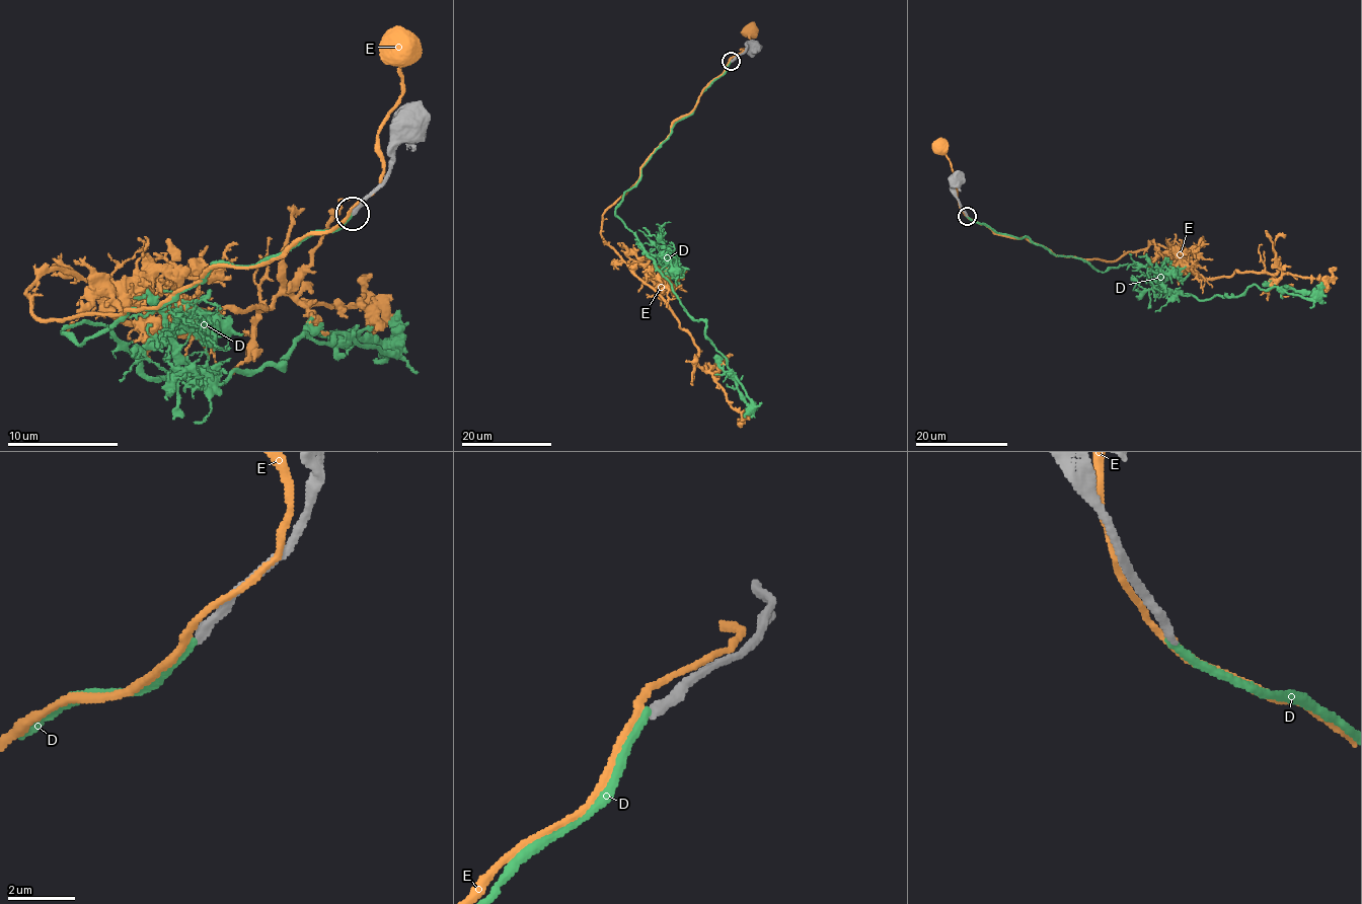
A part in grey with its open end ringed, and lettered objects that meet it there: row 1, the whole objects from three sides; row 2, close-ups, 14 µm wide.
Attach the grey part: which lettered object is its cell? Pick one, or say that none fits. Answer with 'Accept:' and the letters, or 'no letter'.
Accept: D

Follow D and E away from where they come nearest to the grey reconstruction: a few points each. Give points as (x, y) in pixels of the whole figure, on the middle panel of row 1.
D: (731, 61), (672, 128), (616, 214), (682, 306), (705, 322), (705, 336), (754, 412)
E: (731, 61), (606, 211), (601, 233), (691, 337), (697, 364), (742, 424)

